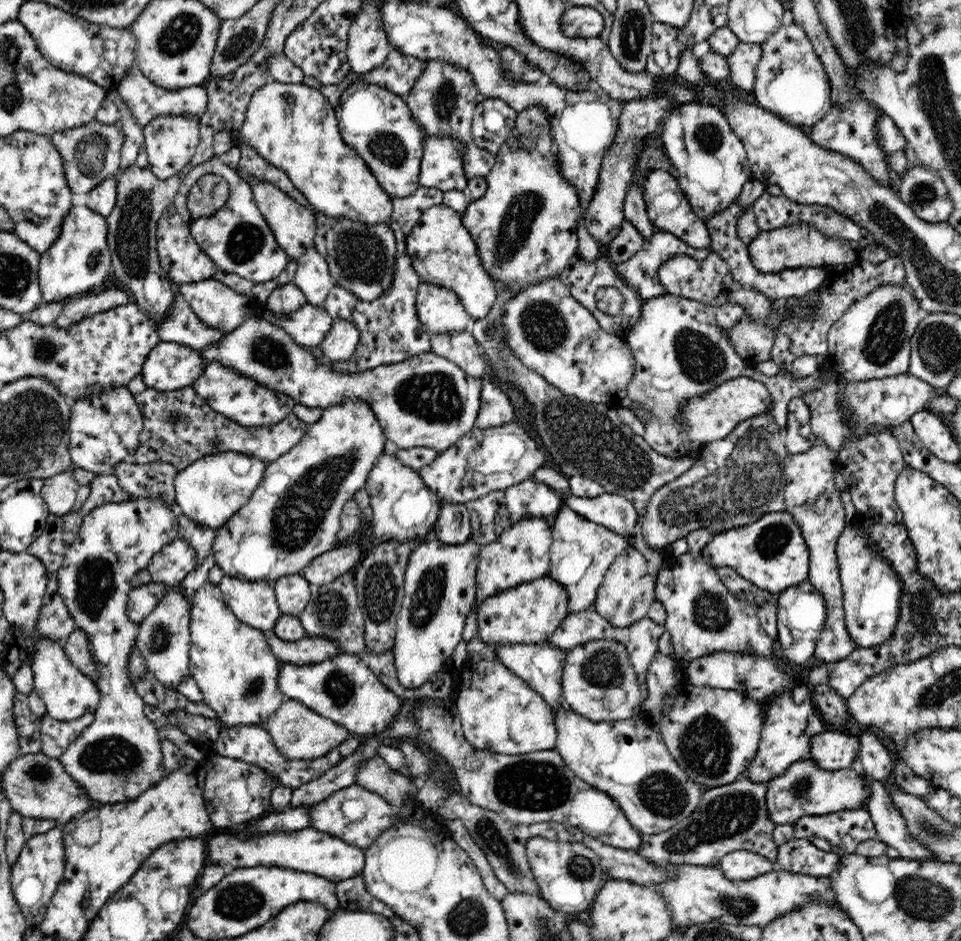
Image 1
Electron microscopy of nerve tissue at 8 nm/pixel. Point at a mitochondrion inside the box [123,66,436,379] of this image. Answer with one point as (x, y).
(362, 256)

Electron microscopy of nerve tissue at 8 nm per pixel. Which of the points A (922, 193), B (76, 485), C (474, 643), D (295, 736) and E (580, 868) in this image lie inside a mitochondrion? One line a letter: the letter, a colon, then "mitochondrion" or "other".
A: mitochondrion
B: other
C: other
D: mitochondrion
E: mitochondrion

